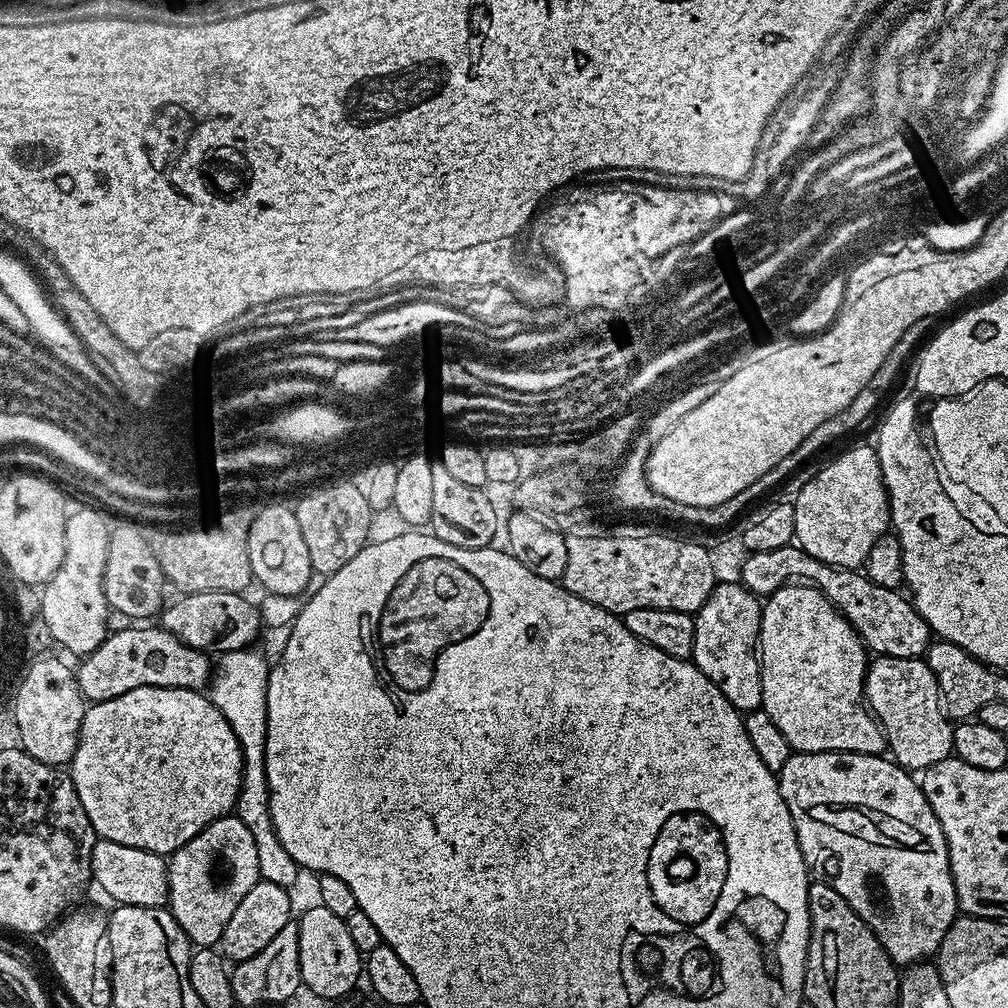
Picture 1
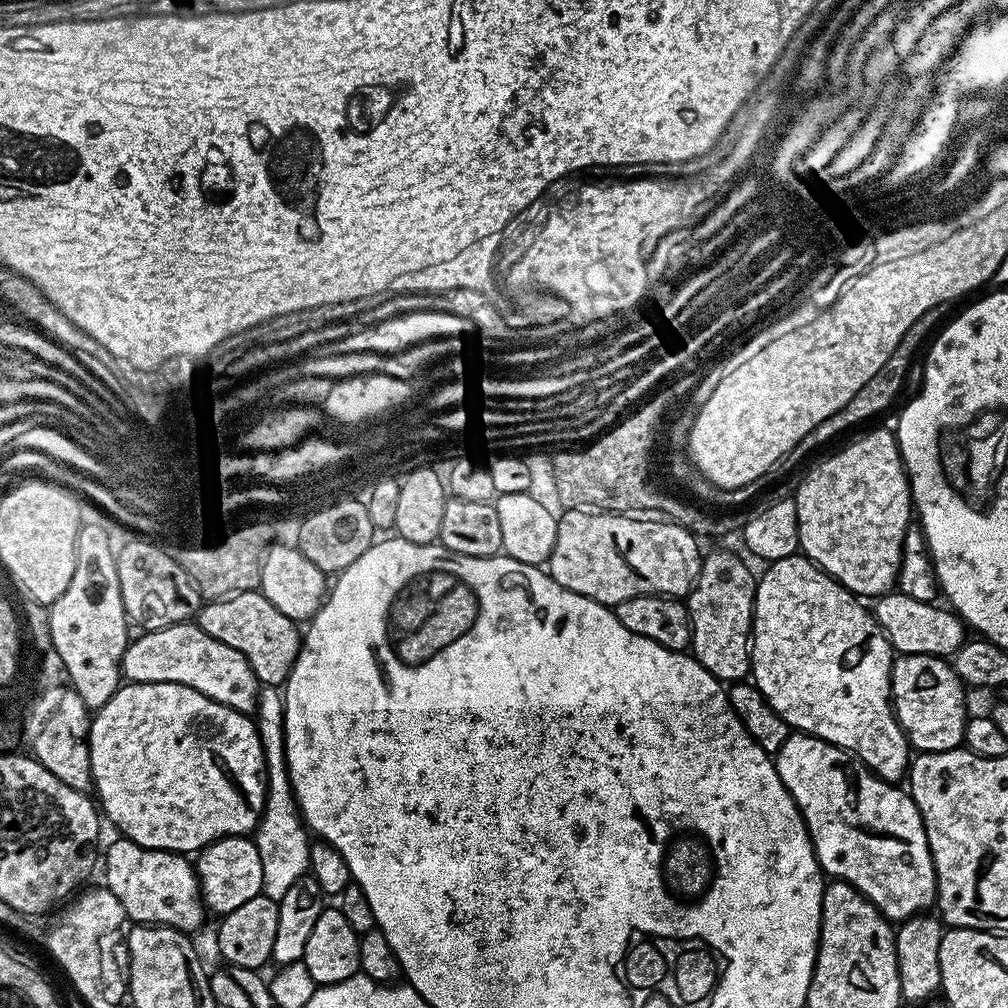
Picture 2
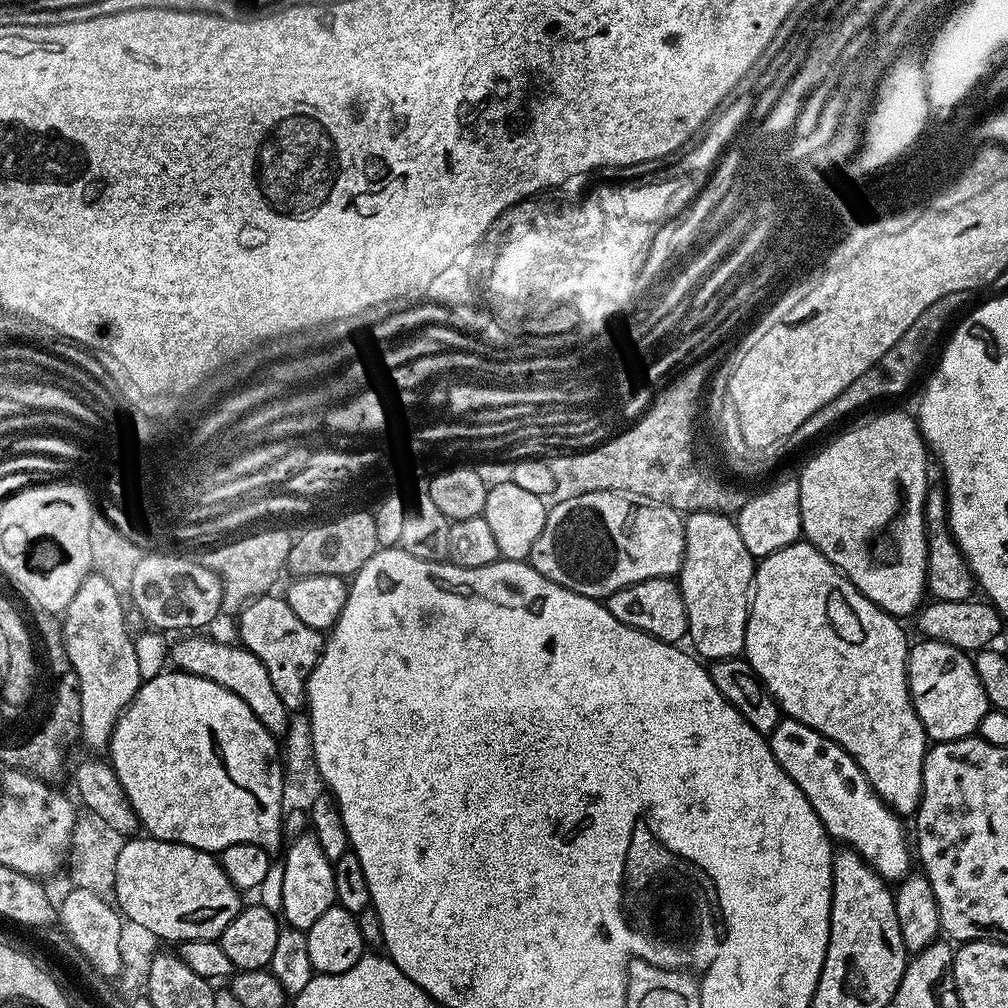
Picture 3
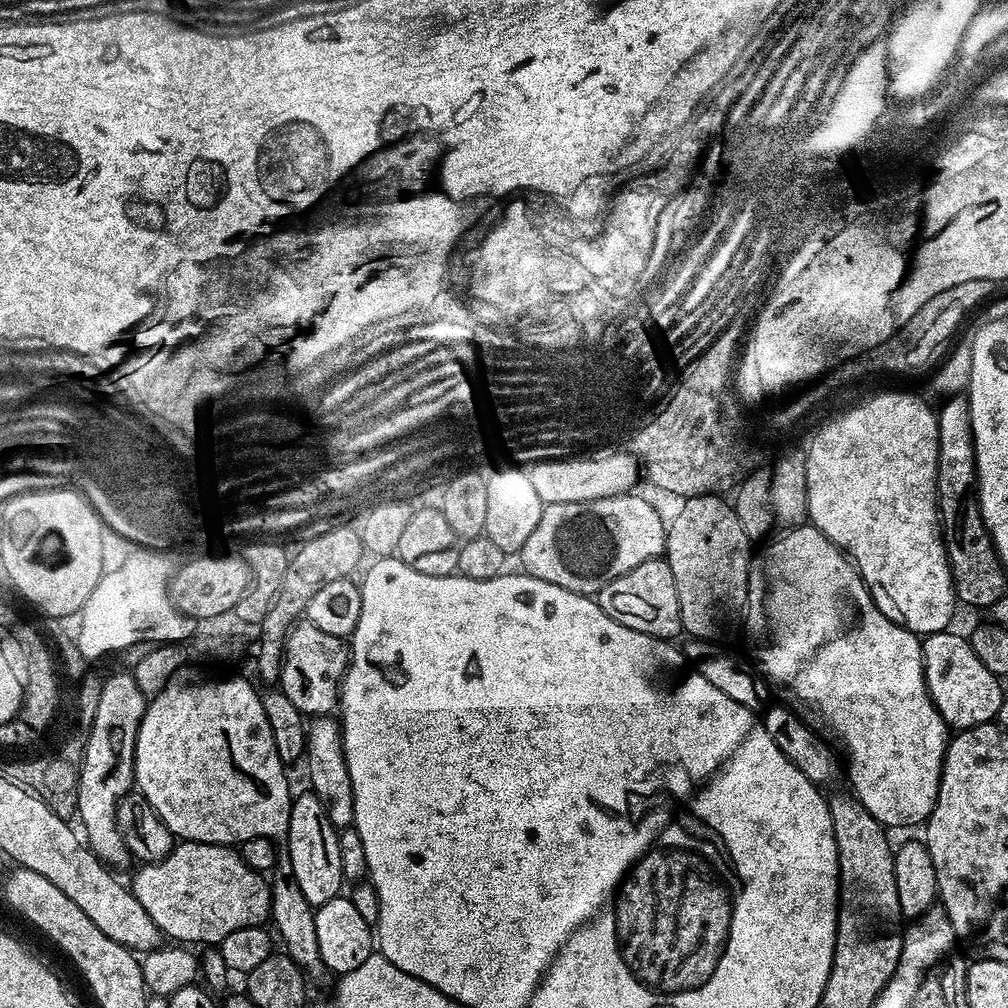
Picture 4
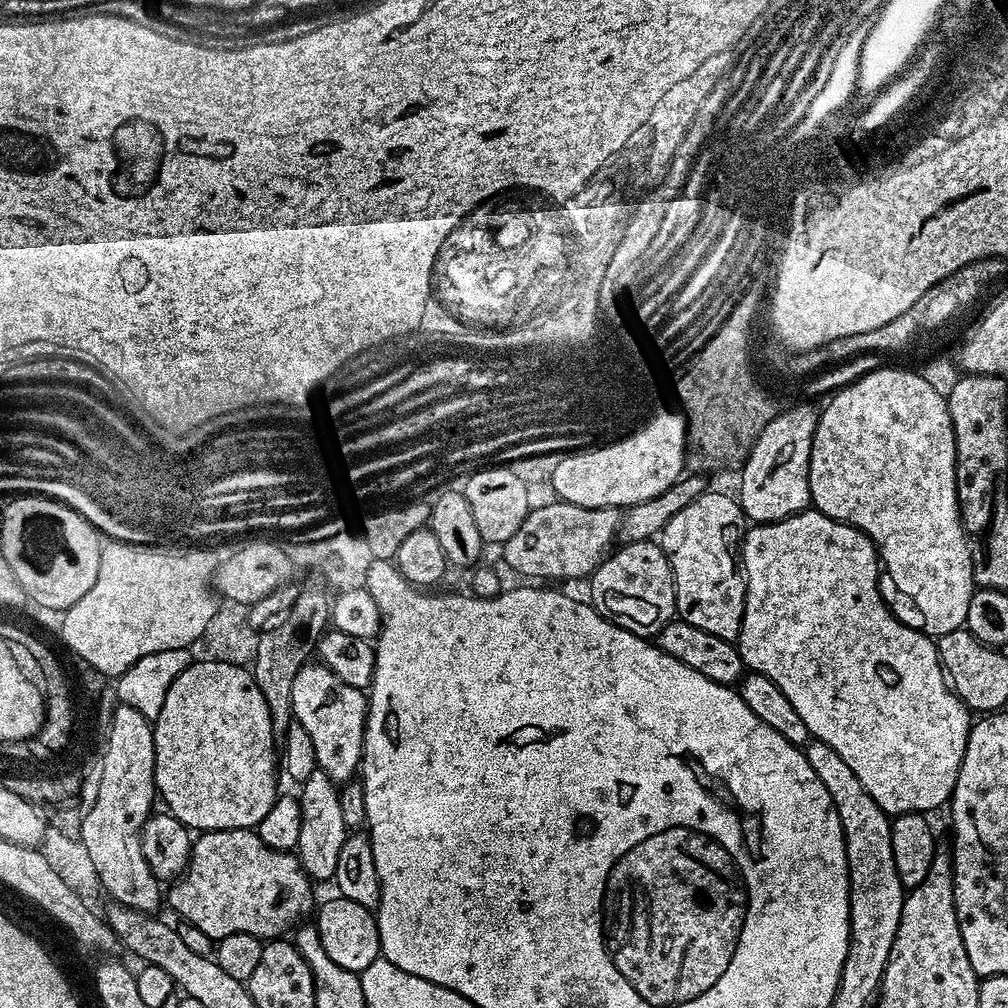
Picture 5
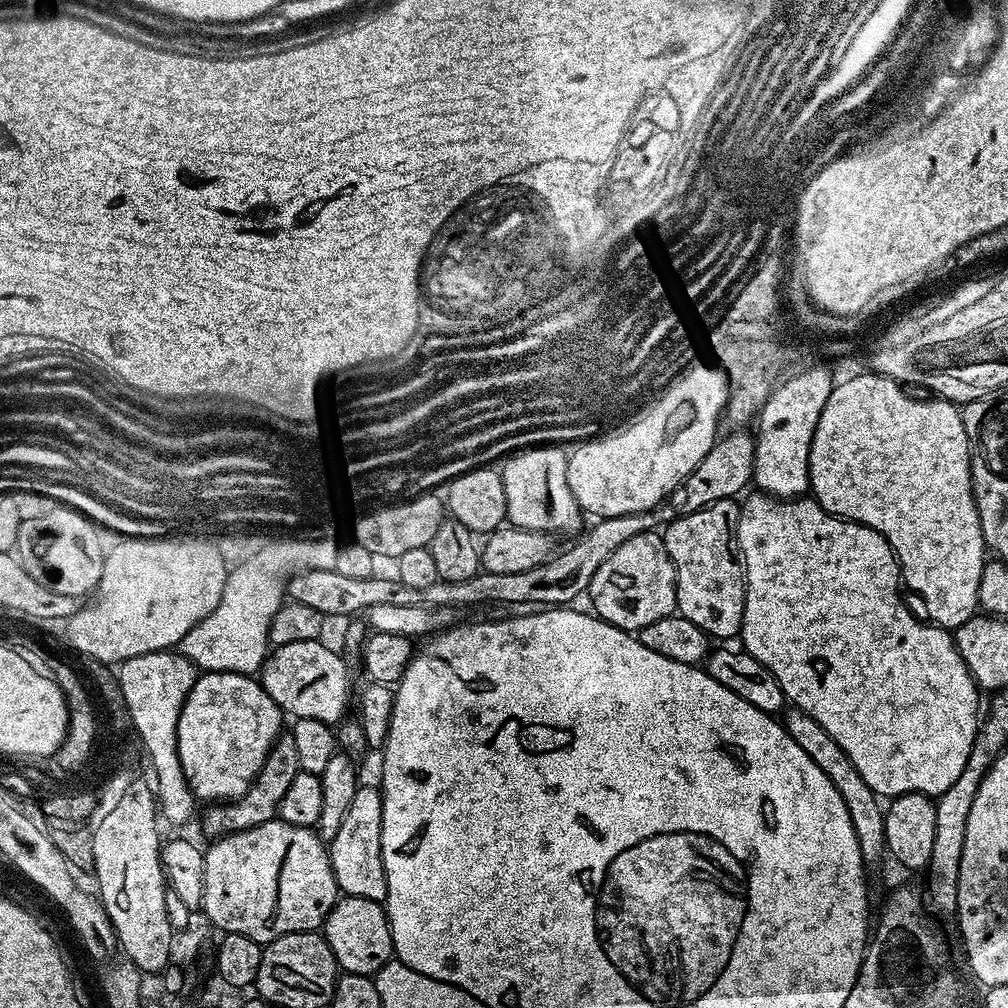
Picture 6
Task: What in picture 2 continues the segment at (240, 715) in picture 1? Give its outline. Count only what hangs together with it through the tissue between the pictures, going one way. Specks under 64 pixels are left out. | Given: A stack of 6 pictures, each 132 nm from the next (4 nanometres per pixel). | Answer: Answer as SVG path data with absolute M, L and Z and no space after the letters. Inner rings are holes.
M264 686L260 690L260 701L254 713L256 728L264 747L264 766L268 769L268 789L264 799L264 812L256 825L254 839L258 846L258 858L262 858L263 895L280 901L294 886L294 882L305 879L310 862L310 833L300 816L300 808L294 798L294 790L286 762L286 742L284 741L284 697L276 686Z

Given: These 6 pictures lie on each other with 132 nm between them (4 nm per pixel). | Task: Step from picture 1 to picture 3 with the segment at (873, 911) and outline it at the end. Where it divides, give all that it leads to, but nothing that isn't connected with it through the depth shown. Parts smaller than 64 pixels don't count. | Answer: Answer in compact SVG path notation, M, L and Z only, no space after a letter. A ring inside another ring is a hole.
M791 718L781 719L767 737L767 741L772 748L774 758L780 763L782 770L786 770L790 778L794 778L802 794L806 794L810 806L814 806L814 814L818 814L818 818L823 822L833 841L841 840L839 842L841 845L854 849L884 880L899 882L909 875L913 867L911 864L914 864L914 852L910 847L909 833L908 836L904 833L905 821L872 789L870 782L864 777L863 770L854 762L849 752L842 750L842 746L838 746L818 730Z

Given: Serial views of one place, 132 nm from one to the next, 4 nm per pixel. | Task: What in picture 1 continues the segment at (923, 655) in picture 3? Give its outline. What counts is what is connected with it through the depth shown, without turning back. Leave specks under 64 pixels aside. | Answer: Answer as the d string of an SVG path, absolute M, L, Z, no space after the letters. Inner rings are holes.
M876 656L864 676L864 699L884 730L891 759L901 768L923 770L953 755L954 724L944 711L940 687L927 659Z

